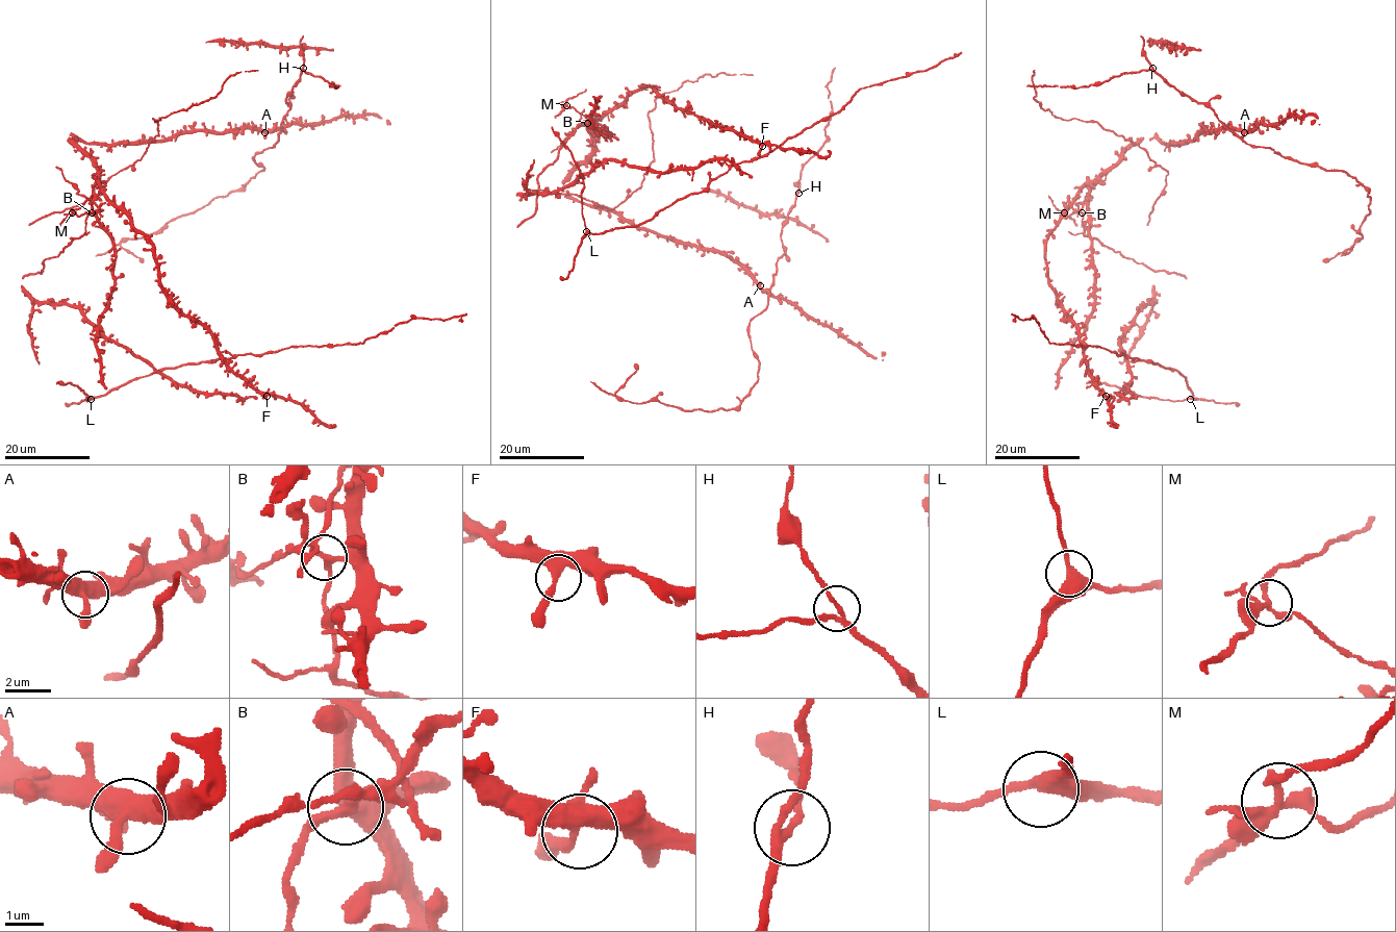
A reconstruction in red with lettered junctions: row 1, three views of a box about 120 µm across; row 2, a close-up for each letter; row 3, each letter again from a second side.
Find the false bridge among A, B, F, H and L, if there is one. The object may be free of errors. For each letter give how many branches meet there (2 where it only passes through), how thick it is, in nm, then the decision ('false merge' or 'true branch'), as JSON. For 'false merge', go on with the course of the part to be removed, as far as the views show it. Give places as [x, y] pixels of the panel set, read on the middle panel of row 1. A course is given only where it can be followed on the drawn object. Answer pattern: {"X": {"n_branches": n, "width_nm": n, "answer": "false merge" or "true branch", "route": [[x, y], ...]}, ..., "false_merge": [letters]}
{"A": {"n_branches": 3, "width_nm": 440, "answer": "true branch"}, "B": {"n_branches": 3, "width_nm": 240, "answer": "false merge", "route": [[587, 123], [578, 126], [559, 149], [557, 157], [538, 176], [535, 211], [517, 227]]}, "F": {"n_branches": 3, "width_nm": 320, "answer": "true branch"}, "H": {"n_branches": 3, "width_nm": 180, "answer": "true branch"}, "L": {"n_branches": 3, "width_nm": 380, "answer": "true branch"}, "false_merge": ["B"]}

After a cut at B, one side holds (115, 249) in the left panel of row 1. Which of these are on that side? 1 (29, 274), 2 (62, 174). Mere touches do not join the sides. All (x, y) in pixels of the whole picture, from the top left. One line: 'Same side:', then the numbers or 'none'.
Same side: none

